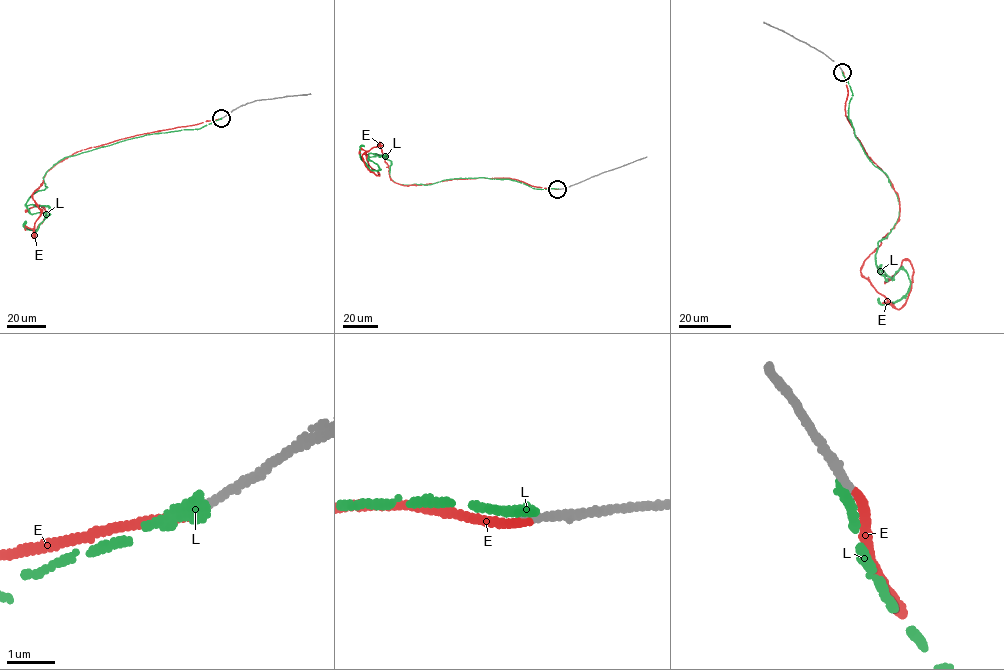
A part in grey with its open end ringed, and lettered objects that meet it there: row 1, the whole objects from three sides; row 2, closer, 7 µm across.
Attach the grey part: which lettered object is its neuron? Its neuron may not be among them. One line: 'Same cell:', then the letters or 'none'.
Same cell: none

